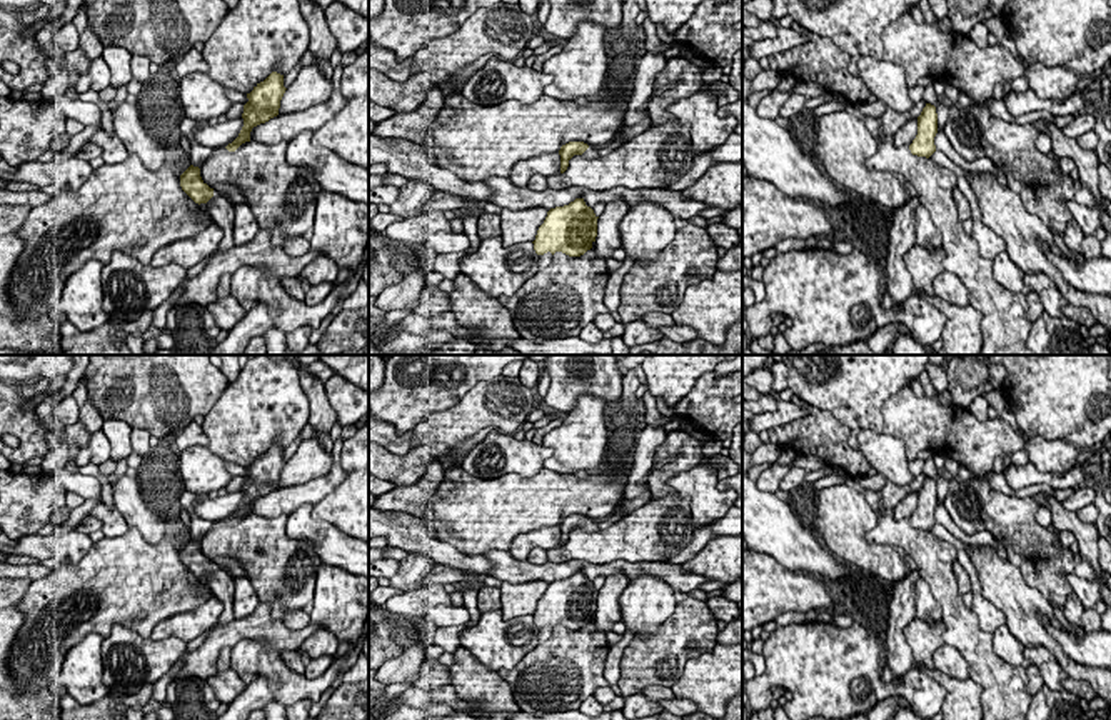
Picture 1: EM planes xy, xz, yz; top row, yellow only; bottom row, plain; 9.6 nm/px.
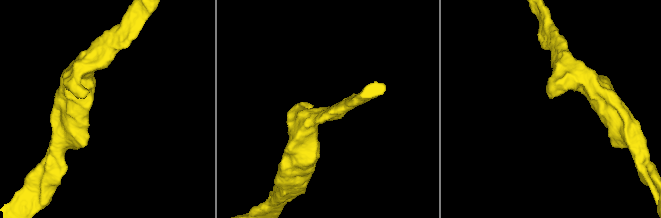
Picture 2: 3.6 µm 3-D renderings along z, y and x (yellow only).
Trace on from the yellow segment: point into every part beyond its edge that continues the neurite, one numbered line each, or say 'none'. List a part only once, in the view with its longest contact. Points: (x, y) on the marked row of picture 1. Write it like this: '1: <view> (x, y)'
1: xy (219, 207)

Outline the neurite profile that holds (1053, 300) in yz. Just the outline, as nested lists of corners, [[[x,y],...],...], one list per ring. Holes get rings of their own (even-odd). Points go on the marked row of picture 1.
[[[1024,273],[1024,285],[1031,287],[1034,292],[1039,293],[1046,313],[1066,322],[1066,317],[1061,308],[1068,305],[1068,300],[1049,280],[1049,277],[1046,277],[1044,273]]]

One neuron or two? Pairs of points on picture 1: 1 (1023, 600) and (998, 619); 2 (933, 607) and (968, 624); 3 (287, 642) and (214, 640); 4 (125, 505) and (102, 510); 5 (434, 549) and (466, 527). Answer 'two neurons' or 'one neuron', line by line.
1: two neurons
2: two neurons
3: one neuron
4: two neurons
5: two neurons

